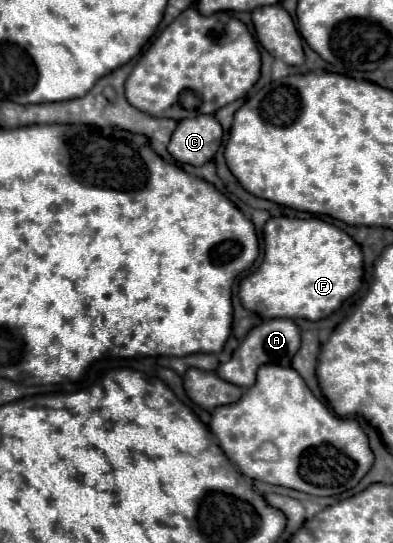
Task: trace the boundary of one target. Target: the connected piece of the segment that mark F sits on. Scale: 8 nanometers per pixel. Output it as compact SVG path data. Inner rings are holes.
M271 218L263 228L265 256L259 270L239 284L243 308L261 318L321 320L361 288L363 252L341 228L319 218Z

